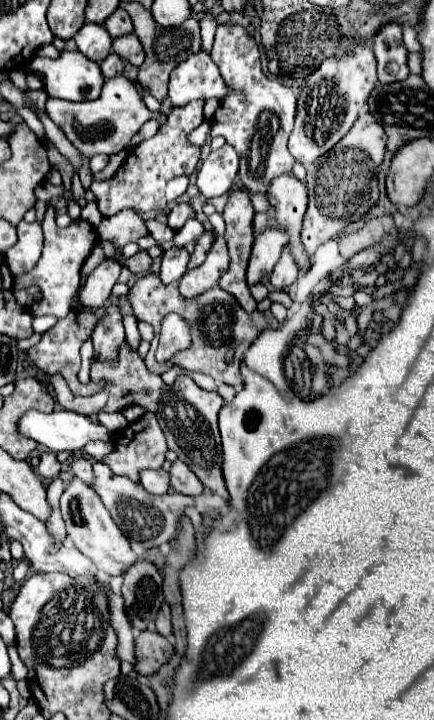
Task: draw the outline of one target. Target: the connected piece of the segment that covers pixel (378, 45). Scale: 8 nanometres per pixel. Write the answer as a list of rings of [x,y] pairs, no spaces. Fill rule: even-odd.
[[[392,21],[382,25],[370,41],[378,63],[378,81],[380,83],[402,81],[402,77],[408,75],[408,67],[400,23]]]

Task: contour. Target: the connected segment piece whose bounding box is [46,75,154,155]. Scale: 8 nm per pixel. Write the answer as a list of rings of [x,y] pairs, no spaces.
[[[124,75],[106,79],[102,93],[96,101],[70,103],[70,101],[50,97],[46,101],[46,113],[74,145],[98,145],[98,153],[104,153],[104,155],[114,155],[122,151],[132,139],[132,135],[148,119],[154,117],[154,113],[144,105],[136,83],[126,79]]]

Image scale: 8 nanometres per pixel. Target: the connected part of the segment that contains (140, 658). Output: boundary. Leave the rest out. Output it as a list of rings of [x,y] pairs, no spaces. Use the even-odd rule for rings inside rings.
[[[140,631],[134,643],[136,643],[134,645],[136,647],[134,649],[134,655],[136,655],[134,671],[140,675],[152,675],[174,653],[172,643],[156,631]]]

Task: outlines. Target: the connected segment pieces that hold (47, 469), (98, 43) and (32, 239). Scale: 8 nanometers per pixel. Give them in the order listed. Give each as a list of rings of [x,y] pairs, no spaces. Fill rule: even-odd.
[[[42,453],[38,463],[38,475],[44,479],[54,479],[60,473],[60,461],[56,459],[56,453]]]
[[[84,23],[84,27],[76,33],[74,39],[76,39],[78,51],[96,63],[104,61],[110,55],[112,37],[108,35],[108,31],[102,25]]]
[[[20,221],[16,225],[18,241],[8,249],[8,267],[14,275],[22,275],[36,265],[42,253],[42,227],[40,223]]]

